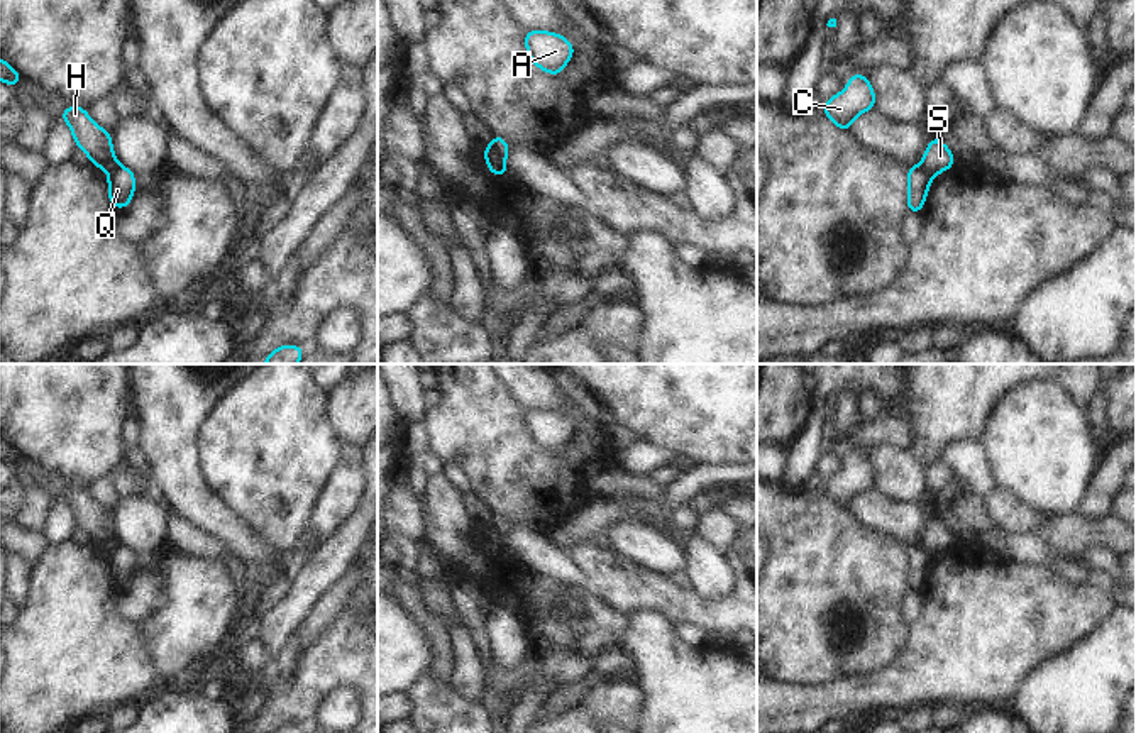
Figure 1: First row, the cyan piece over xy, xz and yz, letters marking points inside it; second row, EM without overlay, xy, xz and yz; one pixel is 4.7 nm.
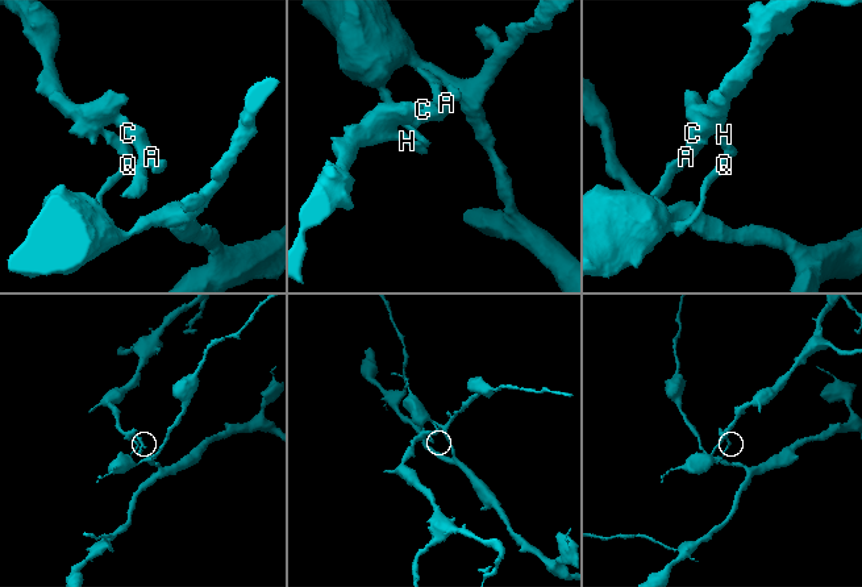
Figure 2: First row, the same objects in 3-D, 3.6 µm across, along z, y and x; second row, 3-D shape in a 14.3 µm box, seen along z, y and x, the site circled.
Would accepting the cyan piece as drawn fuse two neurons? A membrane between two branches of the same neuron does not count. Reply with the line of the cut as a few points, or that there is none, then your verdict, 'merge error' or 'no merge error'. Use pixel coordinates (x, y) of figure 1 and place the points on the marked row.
xz (490, 146), (503, 161) | merge error

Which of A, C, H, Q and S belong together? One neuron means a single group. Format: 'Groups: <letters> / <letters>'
Groups: A C H S / Q.

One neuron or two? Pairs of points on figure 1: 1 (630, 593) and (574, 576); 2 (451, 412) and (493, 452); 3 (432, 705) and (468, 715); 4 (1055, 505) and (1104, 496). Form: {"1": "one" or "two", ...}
{"1": "two", "2": "one", "3": "one", "4": "two"}

